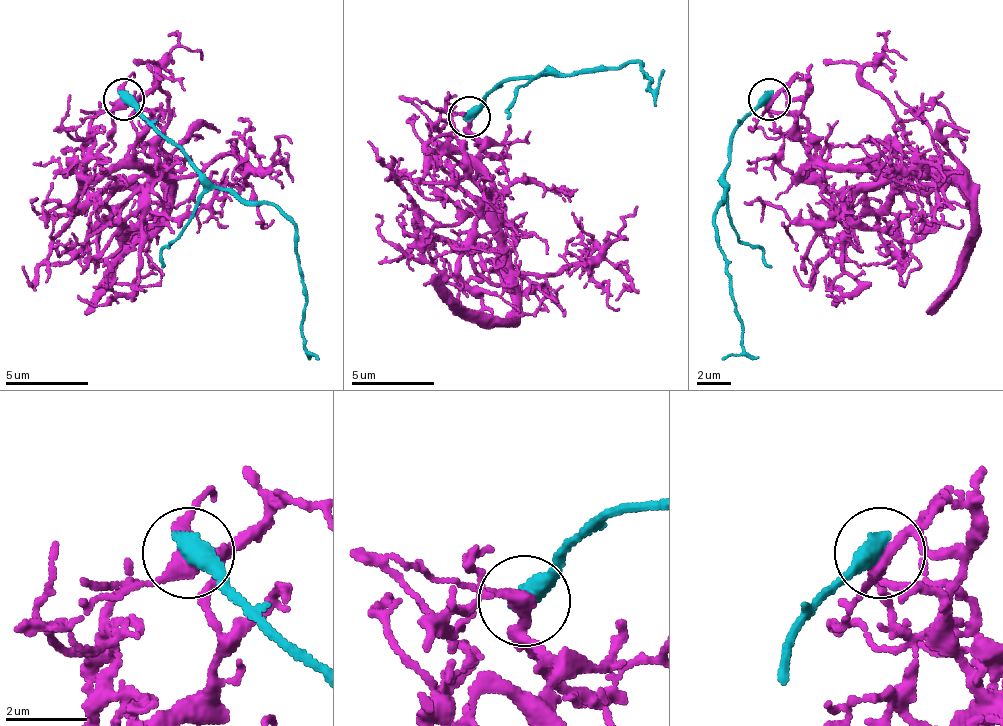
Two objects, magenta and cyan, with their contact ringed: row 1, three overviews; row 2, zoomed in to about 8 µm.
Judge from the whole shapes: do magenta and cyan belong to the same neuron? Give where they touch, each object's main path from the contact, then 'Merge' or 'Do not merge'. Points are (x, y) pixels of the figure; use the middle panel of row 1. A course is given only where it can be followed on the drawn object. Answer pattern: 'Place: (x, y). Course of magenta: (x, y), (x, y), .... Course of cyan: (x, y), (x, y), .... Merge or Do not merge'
Place: (469, 116). Course of magenta: (468, 117), (481, 142), (481, 167), (493, 184), (501, 284), (514, 297), (514, 313), (476, 317), (431, 276). Course of cyan: (468, 117), (506, 80), (560, 76), (593, 68), (639, 63), (651, 80), (647, 88), (660, 84), (664, 68). Do not merge

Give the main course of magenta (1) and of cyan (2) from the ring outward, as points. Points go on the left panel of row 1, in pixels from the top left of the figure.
1: (123, 98), (127, 94), (135, 102), (135, 156), (168, 181), (168, 198), (164, 218), (131, 252), (85, 314)
2: (123, 98), (214, 185), (248, 202), (268, 202), (293, 227), (306, 298), (302, 343), (318, 360)

